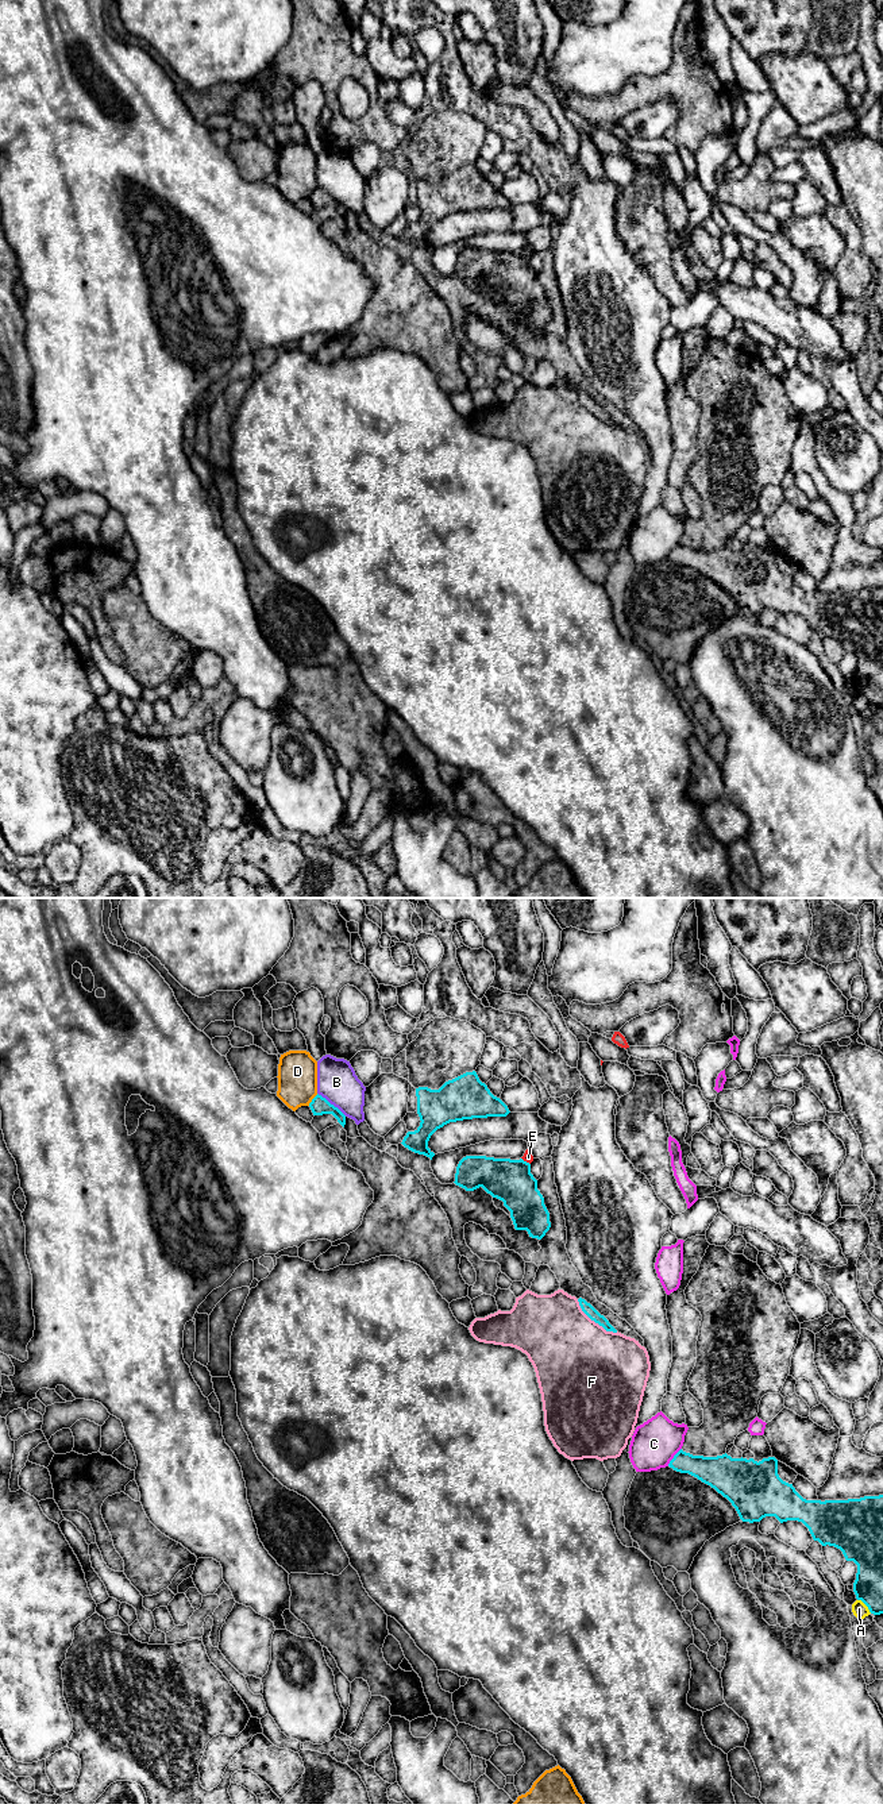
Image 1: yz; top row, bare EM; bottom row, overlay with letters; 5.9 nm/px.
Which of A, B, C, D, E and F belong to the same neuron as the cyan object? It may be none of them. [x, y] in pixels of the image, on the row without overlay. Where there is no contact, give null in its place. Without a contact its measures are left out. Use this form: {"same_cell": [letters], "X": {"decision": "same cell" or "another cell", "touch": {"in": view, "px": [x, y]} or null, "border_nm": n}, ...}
{"same_cell": ["E"], "A": {"decision": "another cell", "touch": {"in": "yz", "px": [866, 697]}, "border_nm": 120}, "B": {"decision": "another cell", "touch": {"in": "yz", "px": [332, 197]}, "border_nm": 220}, "C": {"decision": "another cell", "touch": {"in": "yz", "px": [674, 550]}, "border_nm": 140}, "D": {"decision": "another cell", "touch": {"in": "yz", "px": [312, 192]}, "border_nm": 90}, "E": {"decision": "same cell", "touch": {"in": "yz", "px": [525, 254]}, "border_nm": 70}, "F": {"decision": "another cell", "touch": {"in": "yz", "px": [594, 413]}, "border_nm": 320}}

